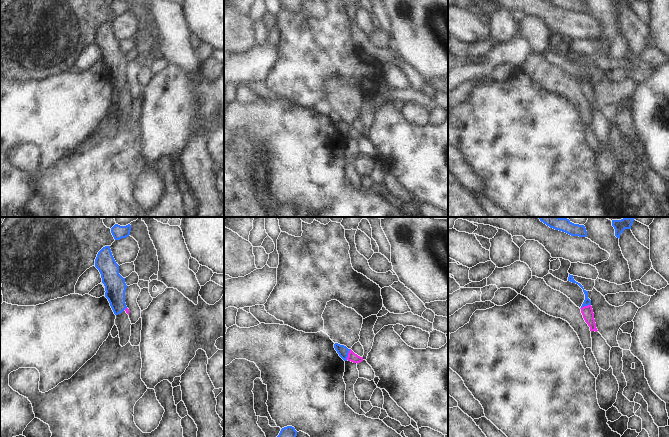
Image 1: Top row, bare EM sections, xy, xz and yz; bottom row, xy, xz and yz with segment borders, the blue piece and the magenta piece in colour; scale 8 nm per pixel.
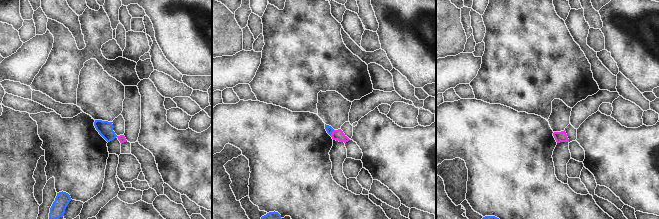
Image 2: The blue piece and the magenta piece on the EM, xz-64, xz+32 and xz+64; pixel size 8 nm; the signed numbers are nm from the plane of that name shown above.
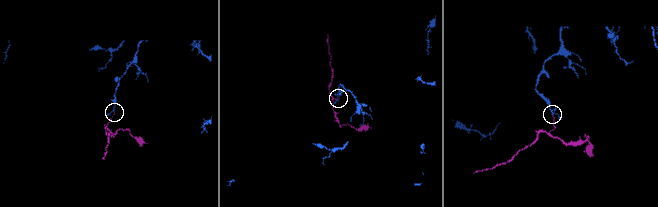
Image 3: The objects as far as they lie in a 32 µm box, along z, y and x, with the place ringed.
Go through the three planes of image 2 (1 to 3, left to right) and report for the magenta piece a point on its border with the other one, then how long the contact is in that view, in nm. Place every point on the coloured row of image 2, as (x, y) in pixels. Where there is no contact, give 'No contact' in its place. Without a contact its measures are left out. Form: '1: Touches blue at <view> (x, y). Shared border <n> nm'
1: No contact
2: Touches blue at xz+32 (331, 133). Shared border 60 nm
3: No contact

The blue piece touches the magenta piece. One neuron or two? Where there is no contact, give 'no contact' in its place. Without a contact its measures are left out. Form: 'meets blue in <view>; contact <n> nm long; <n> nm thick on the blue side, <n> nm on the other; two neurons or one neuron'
meets blue in xz; contact 90 nm long; 90 nm thick on the blue side, 70 nm on the other; two neurons

